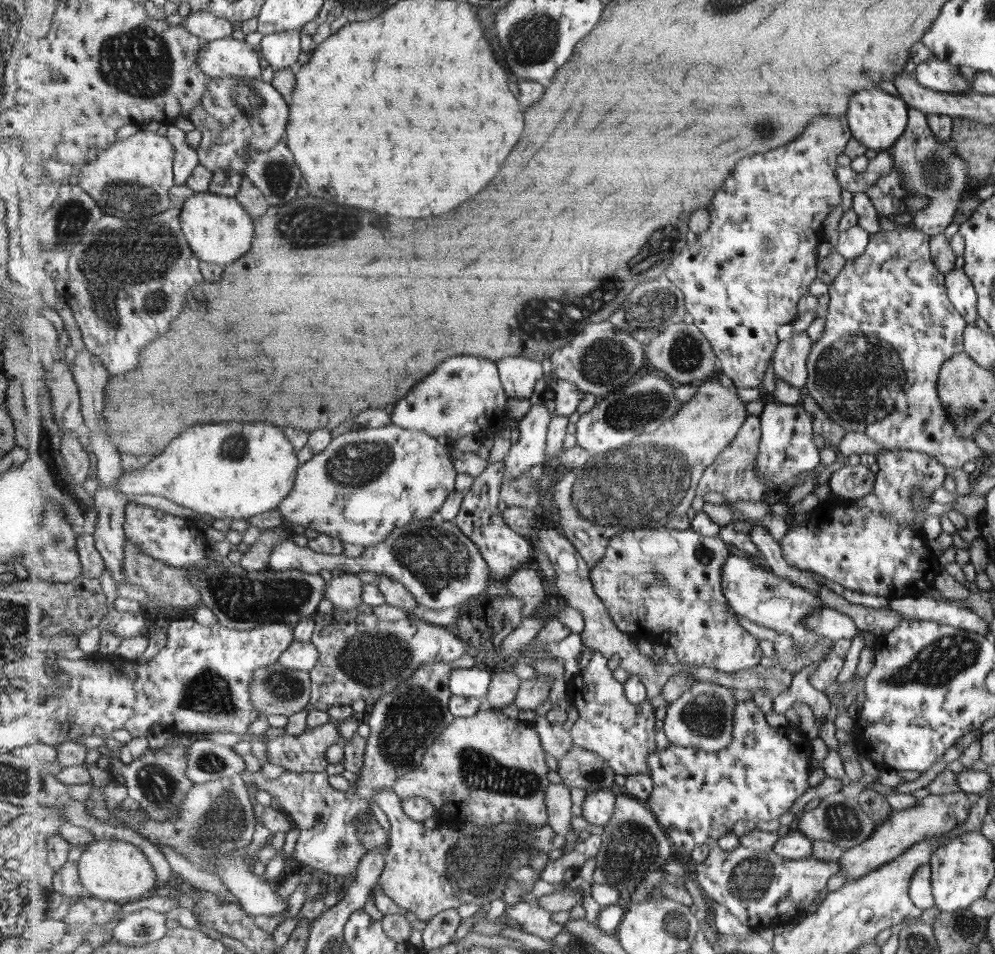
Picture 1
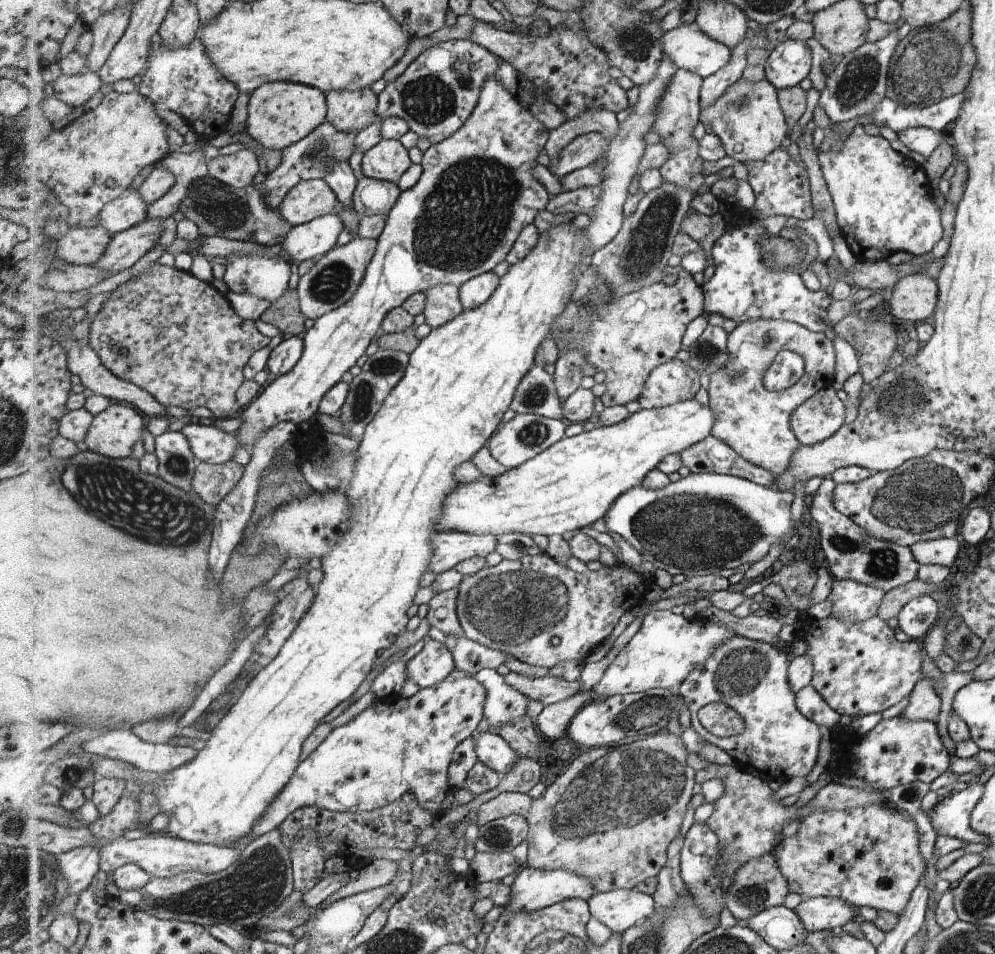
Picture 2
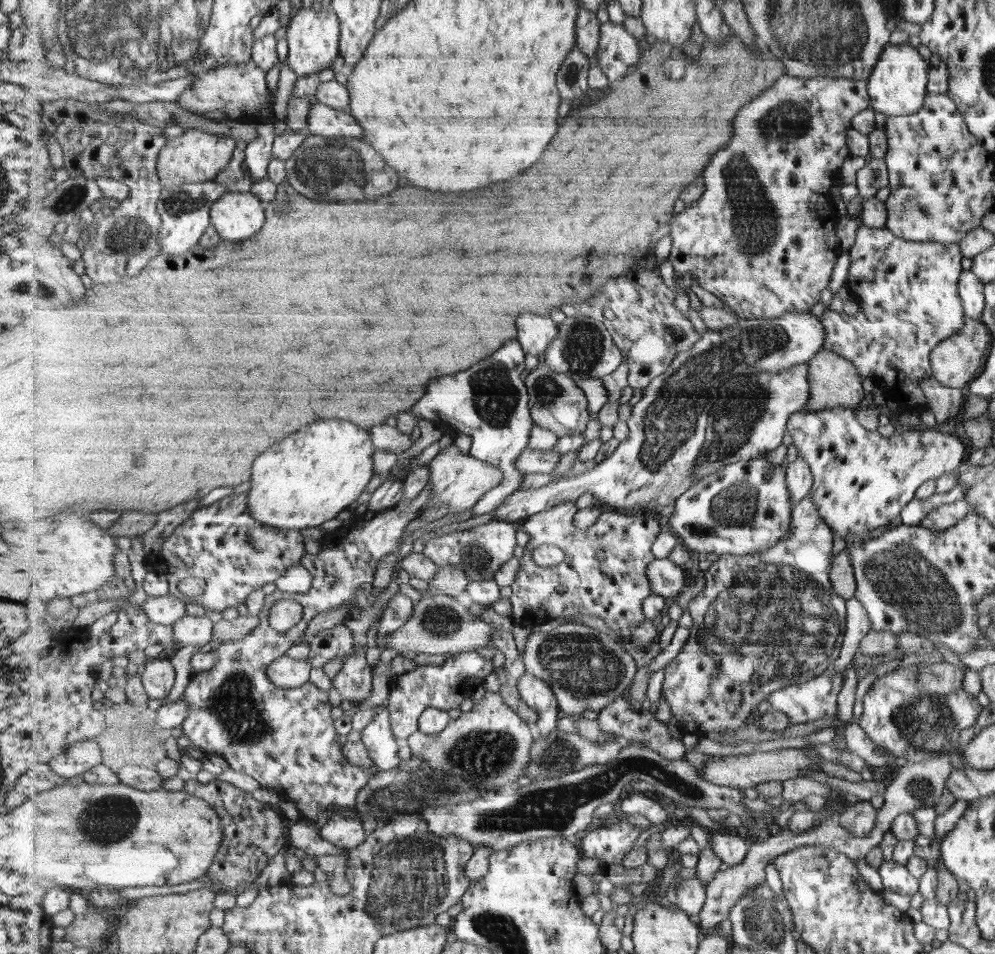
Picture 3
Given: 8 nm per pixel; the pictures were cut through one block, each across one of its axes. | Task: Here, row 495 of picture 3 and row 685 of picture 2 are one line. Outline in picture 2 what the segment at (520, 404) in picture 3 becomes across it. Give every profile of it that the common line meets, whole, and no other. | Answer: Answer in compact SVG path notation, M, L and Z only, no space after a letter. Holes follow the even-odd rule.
M484 668L474 677L487 688L485 716L490 723L490 730L496 732L497 728L503 728L511 720L527 716L531 698L515 690L497 670Z

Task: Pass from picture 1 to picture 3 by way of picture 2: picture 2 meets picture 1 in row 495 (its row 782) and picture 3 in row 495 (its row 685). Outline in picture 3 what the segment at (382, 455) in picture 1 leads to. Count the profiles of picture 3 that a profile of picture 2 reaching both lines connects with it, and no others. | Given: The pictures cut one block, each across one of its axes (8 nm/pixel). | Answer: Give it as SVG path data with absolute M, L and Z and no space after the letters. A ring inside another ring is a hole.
M454 440L450 445L440 450L440 452L429 463L429 483L433 483L435 491L435 500L425 506L421 513L434 505L435 502L445 502L447 509L451 513L463 512L475 508L479 499L483 498L485 493L501 484L504 479L504 472L497 466L483 462L470 454L463 454L459 448L459 441Z

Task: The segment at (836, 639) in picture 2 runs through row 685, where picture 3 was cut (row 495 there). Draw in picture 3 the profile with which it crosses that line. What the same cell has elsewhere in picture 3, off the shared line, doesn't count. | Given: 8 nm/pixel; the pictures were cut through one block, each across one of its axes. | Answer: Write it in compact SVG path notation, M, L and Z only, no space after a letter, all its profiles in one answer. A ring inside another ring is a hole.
M849 407L817 411L804 409L791 415L787 430L799 455L805 458L812 470L813 502L821 512L821 518L841 538L849 534L866 537L882 530L889 520L899 516L899 510L915 496L915 490L920 484L955 470L964 455L963 446L956 437L922 427L921 432L909 432L909 440L892 435L881 437L876 431L864 428L858 420L856 409Z

